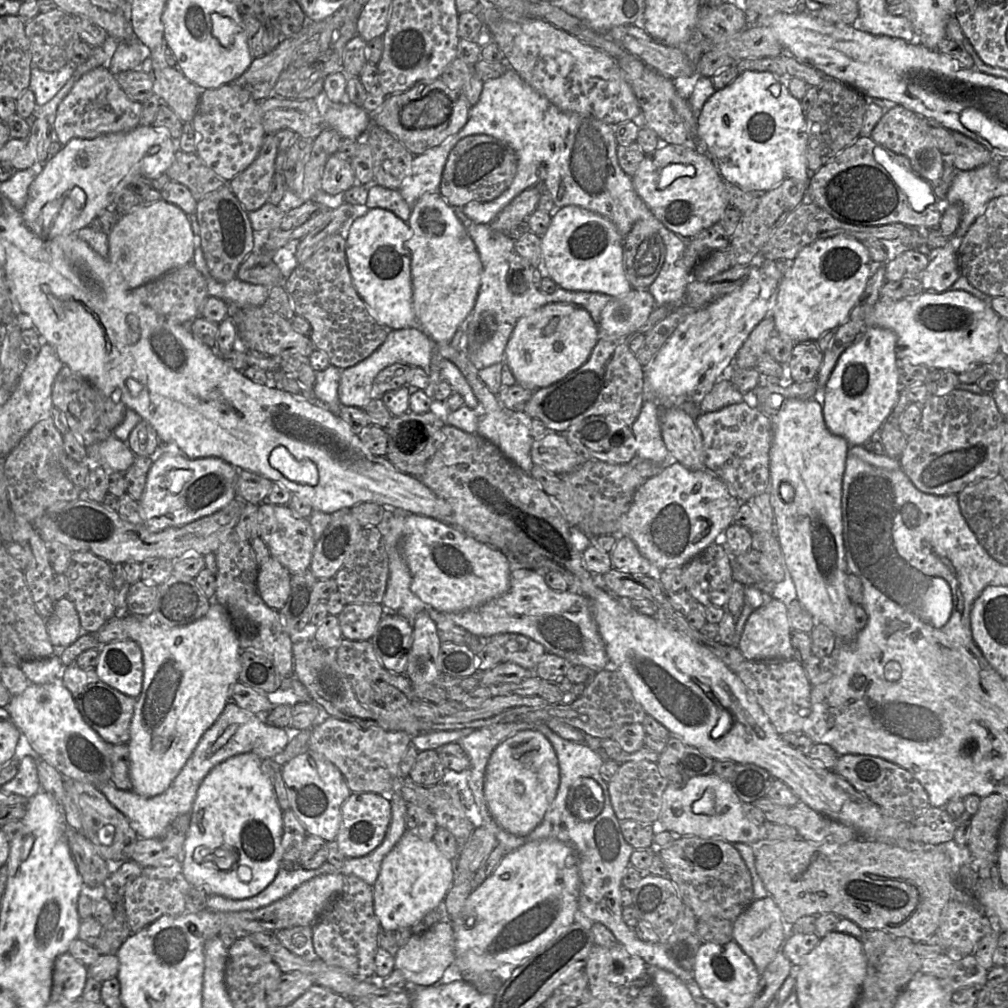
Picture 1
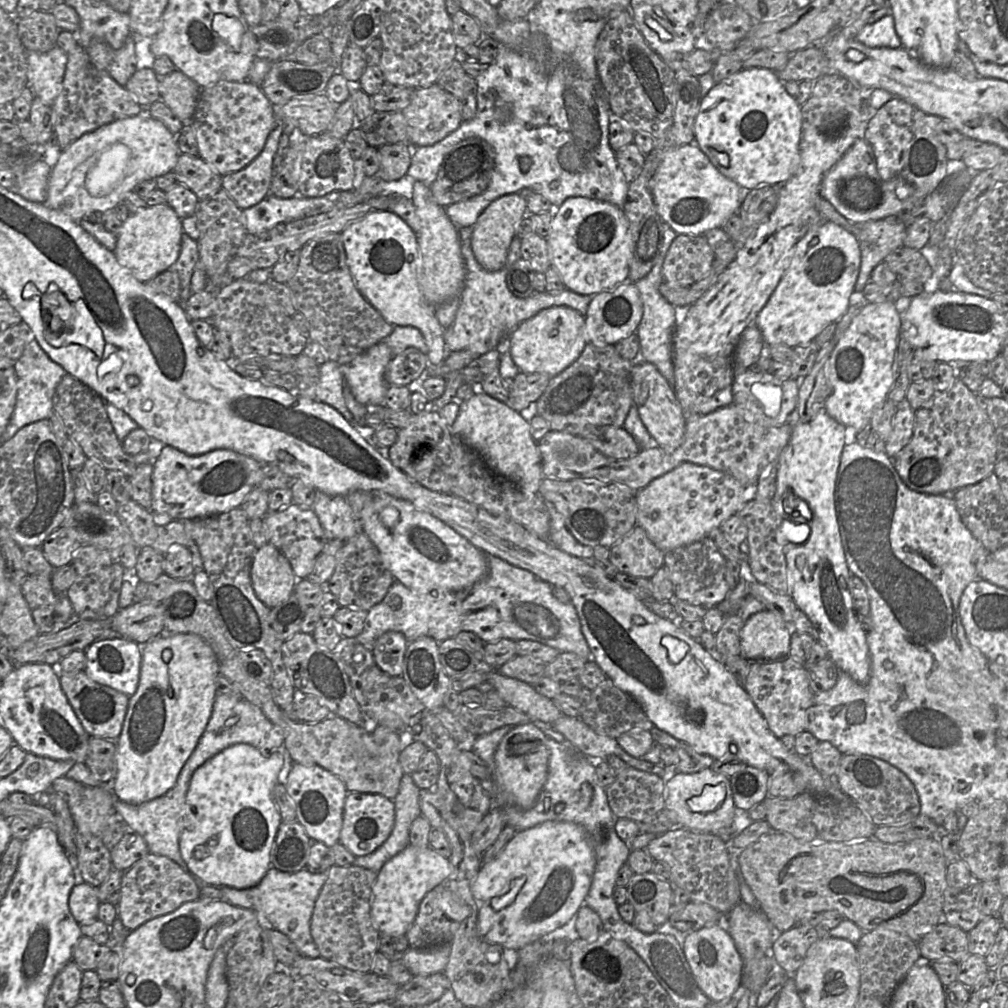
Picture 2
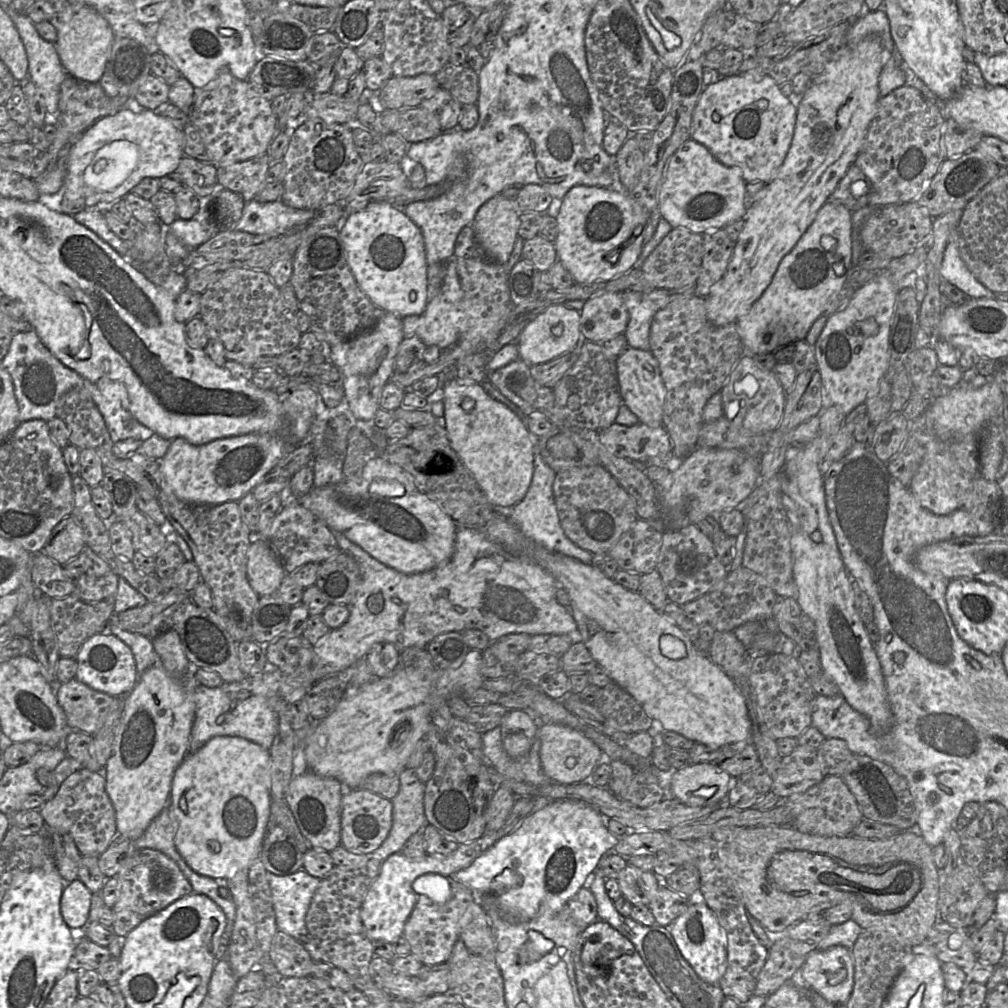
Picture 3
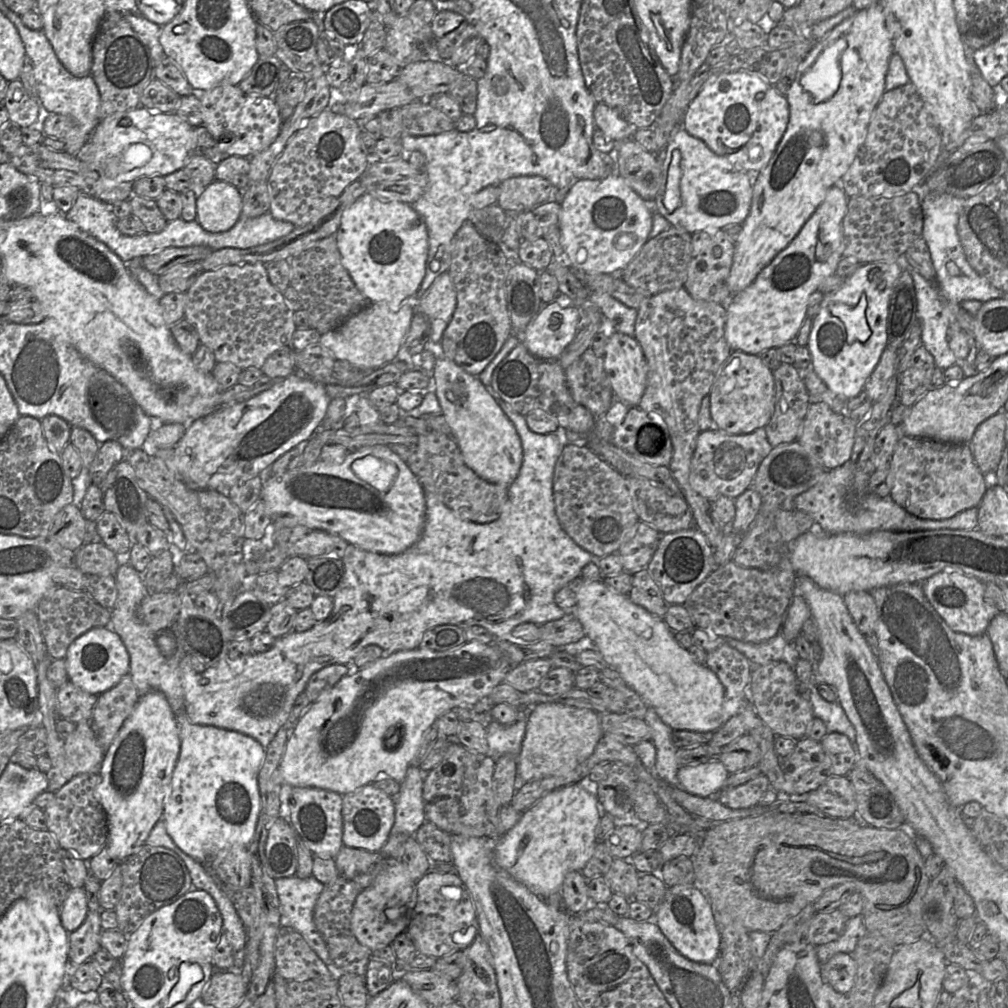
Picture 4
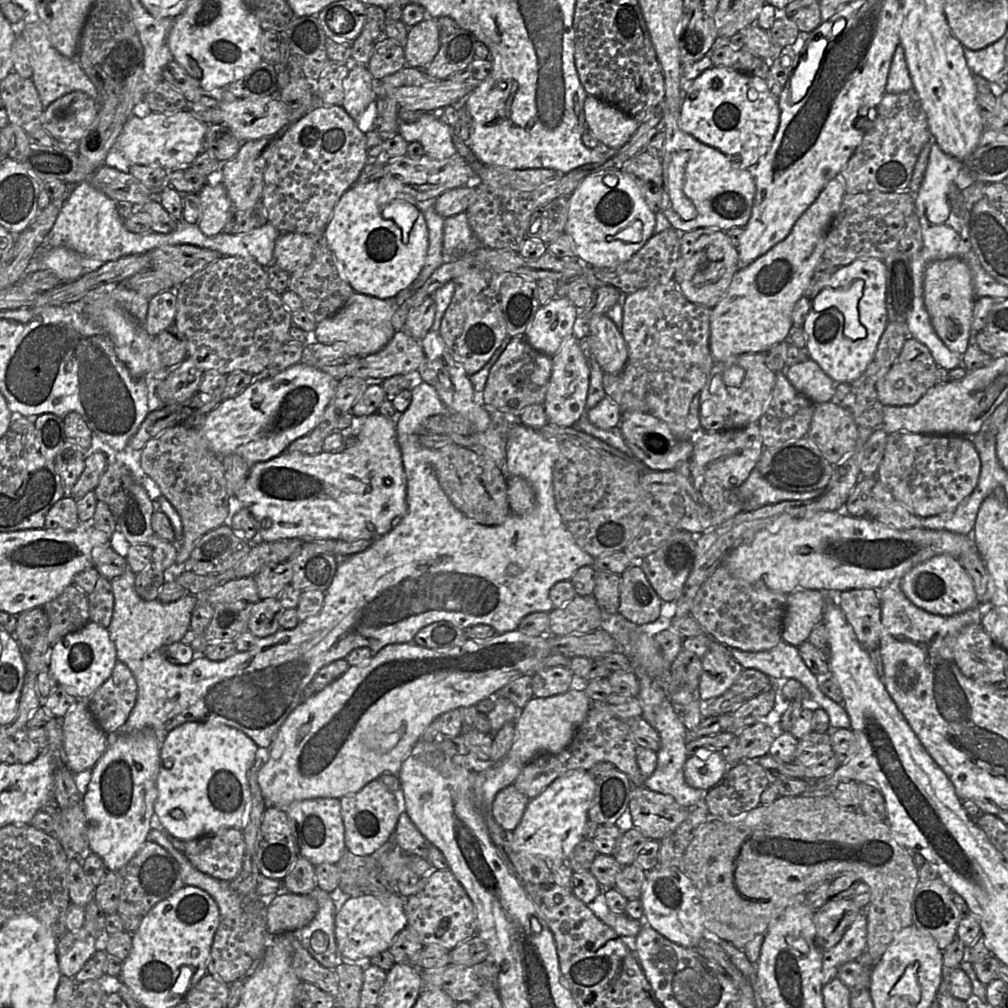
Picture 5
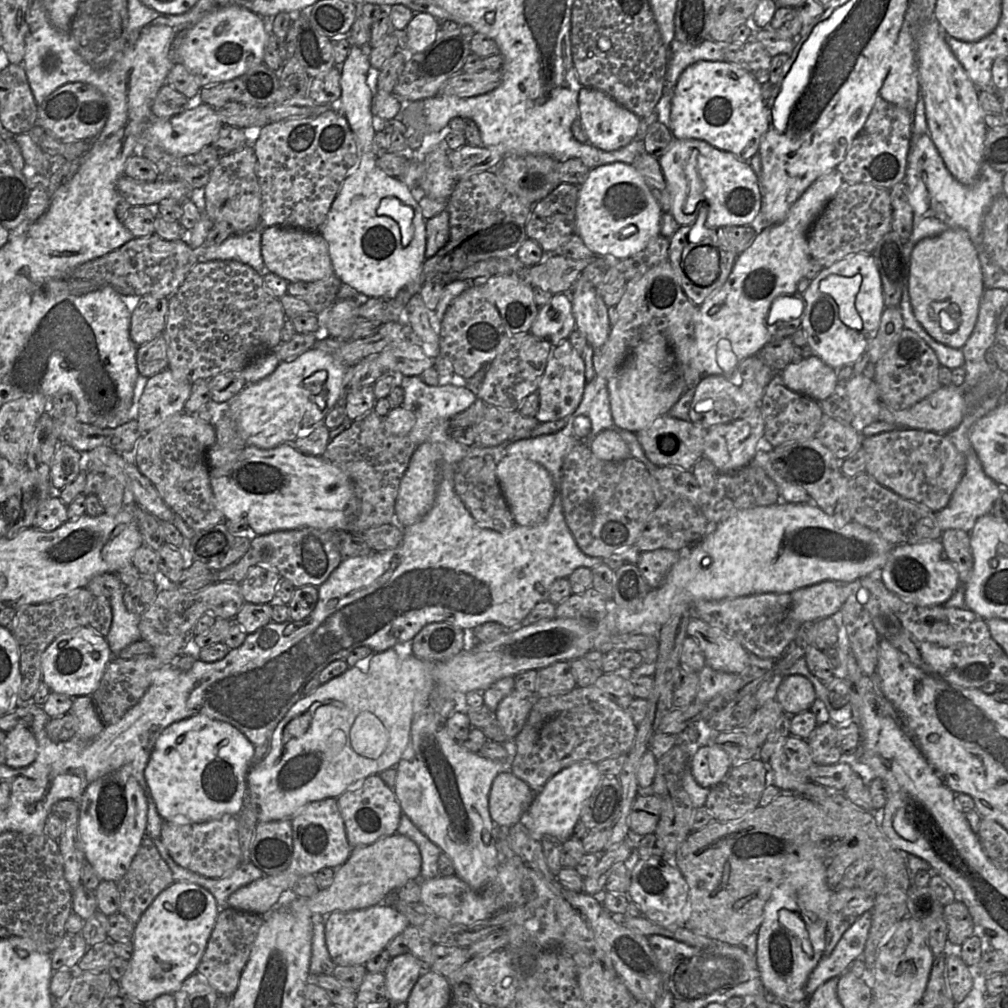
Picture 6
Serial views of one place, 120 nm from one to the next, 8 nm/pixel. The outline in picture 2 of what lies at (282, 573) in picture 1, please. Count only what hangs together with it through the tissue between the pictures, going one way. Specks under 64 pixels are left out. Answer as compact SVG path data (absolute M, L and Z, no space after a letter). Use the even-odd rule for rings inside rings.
M270 543L256 550L250 574L255 594L269 608L287 600L299 580L288 559Z

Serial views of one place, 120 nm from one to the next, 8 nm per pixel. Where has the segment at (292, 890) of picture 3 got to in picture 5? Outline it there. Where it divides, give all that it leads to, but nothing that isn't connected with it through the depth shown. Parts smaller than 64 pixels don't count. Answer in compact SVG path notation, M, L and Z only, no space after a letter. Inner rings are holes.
M316 887L310 894L318 903L315 917L305 927L295 931L301 945L323 967L334 970L342 959L335 938L335 914L341 896Z

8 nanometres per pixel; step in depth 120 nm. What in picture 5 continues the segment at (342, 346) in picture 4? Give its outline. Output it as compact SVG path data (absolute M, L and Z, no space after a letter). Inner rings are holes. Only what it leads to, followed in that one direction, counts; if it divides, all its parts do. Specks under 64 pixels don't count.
M354 292L341 309L317 323L312 334L312 340L322 344L332 345L336 349L343 349L345 353L352 356L364 357L376 353L391 340L396 332L391 319L399 306L400 304L395 297L378 299L374 296Z

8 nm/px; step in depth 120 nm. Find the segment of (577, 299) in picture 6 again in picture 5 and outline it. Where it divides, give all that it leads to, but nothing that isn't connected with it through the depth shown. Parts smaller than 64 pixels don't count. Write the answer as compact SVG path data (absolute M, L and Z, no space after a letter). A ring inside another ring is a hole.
M606 315L593 316L588 322L595 358L605 373L623 370L628 359L627 344L617 325Z

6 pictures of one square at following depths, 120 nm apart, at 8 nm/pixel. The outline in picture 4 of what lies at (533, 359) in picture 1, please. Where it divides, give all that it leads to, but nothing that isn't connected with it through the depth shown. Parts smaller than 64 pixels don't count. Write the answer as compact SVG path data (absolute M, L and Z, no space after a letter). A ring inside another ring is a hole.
M556 301L543 304L519 339L534 356L557 360L574 340L580 316L581 309L575 305L561 307Z

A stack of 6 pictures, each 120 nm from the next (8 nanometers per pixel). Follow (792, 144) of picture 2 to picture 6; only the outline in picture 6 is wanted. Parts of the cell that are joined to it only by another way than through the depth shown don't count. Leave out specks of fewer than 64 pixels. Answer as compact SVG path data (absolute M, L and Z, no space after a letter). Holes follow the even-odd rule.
M699 61L680 75L671 99L669 129L674 138L697 139L742 161L759 153L768 129L761 84L746 70L726 61Z

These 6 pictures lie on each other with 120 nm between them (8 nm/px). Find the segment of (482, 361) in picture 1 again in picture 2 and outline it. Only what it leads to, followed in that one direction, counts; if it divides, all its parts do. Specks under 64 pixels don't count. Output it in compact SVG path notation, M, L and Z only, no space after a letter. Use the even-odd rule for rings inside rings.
M514 237L509 246L505 265L497 271L484 269L476 260L471 249L470 239L460 240L461 254L464 259L466 278L459 293L459 306L453 323L444 330L445 346L450 351L468 350L478 356L496 349L508 340L511 332L541 310L552 306L566 306L585 316L592 296L581 295L565 289L558 294L534 292L526 298L515 297L507 288L508 269L521 258L521 239Z

